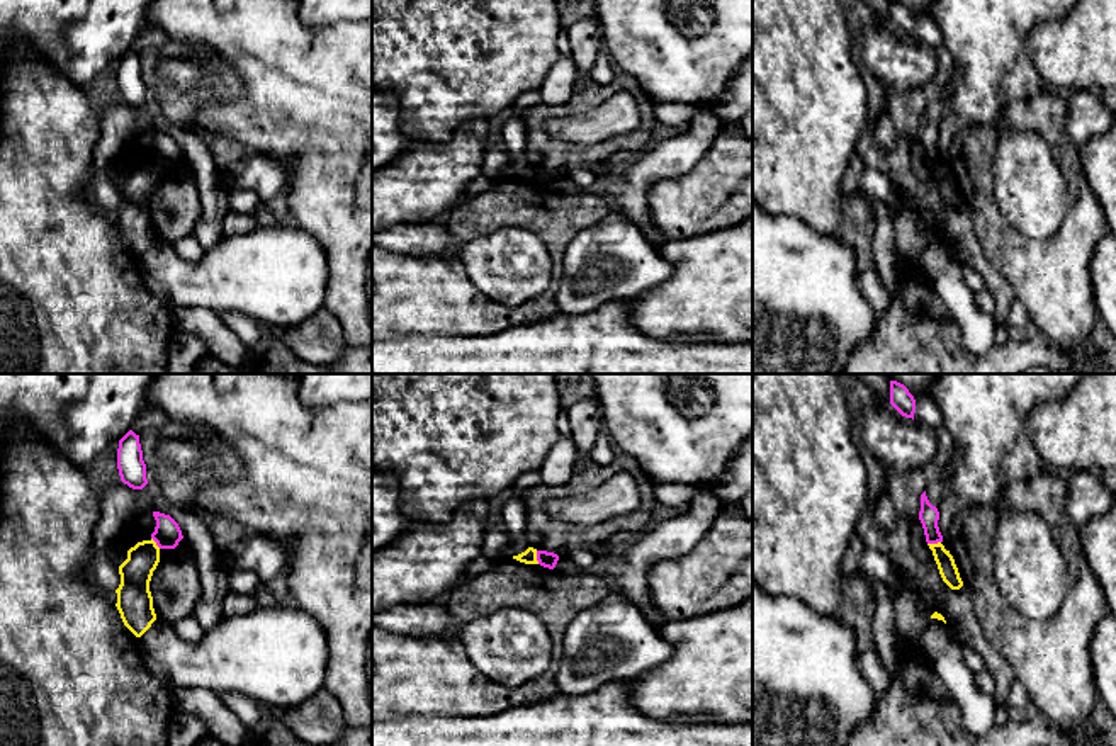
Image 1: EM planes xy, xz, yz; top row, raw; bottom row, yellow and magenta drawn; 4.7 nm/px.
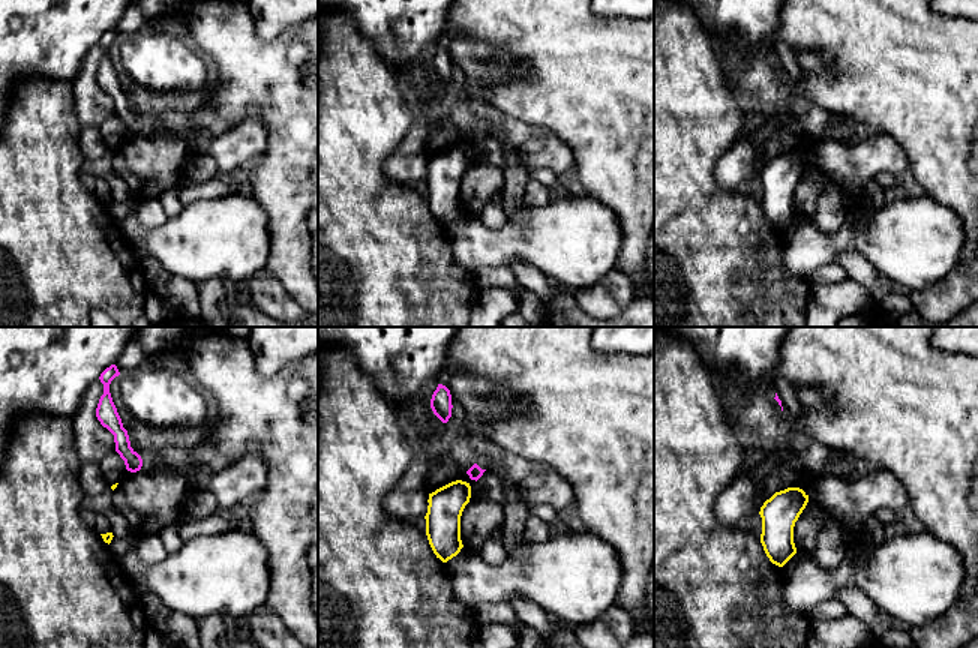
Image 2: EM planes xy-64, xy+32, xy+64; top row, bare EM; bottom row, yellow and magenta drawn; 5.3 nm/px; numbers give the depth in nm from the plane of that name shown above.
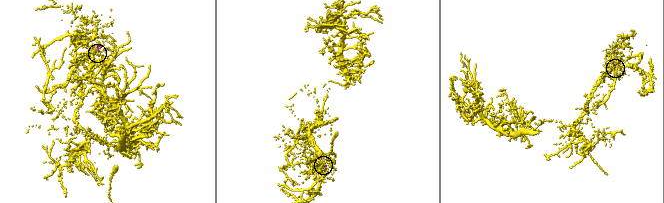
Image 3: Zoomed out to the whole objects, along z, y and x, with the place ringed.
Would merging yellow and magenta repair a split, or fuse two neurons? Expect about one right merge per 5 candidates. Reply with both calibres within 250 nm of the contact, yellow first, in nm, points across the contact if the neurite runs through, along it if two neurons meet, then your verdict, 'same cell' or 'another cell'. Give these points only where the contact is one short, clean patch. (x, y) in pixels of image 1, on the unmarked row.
70/80 nm | along xz (535, 170), (539, 182) | another cell

